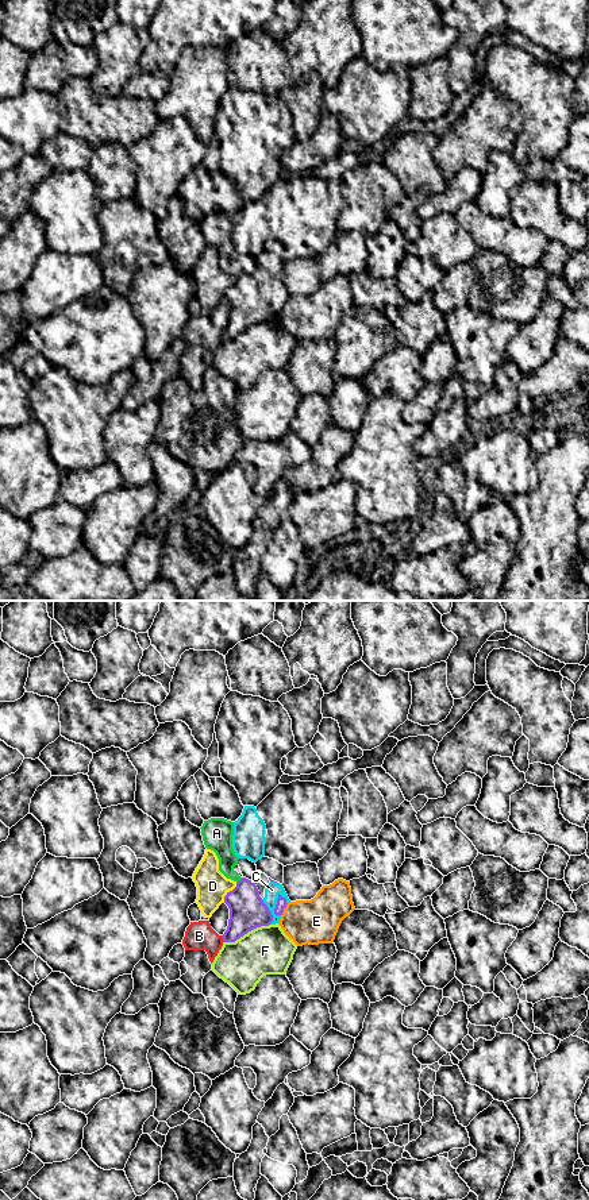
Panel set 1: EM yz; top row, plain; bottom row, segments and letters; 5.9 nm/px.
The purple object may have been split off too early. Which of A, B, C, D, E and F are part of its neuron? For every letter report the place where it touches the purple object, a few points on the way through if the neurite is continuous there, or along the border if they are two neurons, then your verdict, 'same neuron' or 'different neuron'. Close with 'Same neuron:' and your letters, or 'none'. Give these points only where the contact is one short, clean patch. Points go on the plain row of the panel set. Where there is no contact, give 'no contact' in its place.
A: yz (239, 276) | along yz (242, 273), (237, 278) | different neuron
B: yz (223, 334) | along yz (222, 331), (224, 336) | different neuron
C: yz (274, 304) | different neuron
D: yz (228, 288) | different neuron
E: yz (283, 305) | different neuron
F: yz (246, 328) | different neuron
Same neuron: none

